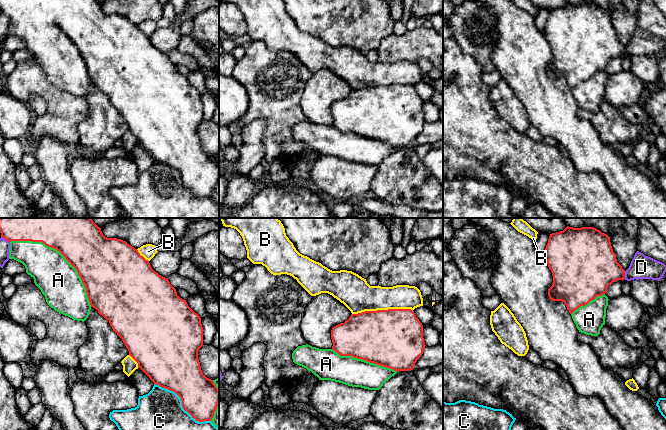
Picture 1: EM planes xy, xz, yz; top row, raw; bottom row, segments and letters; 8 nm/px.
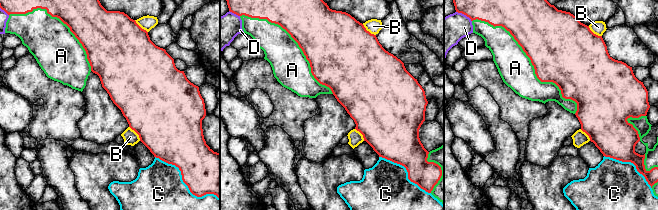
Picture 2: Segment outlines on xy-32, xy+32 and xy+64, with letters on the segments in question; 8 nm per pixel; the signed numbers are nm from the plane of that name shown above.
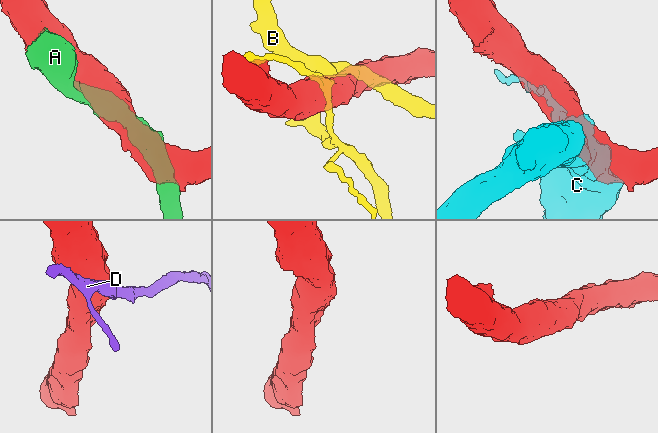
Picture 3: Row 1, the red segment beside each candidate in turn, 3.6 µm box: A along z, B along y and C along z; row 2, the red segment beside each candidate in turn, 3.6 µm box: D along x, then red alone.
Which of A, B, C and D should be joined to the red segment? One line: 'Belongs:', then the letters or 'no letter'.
Belongs: A

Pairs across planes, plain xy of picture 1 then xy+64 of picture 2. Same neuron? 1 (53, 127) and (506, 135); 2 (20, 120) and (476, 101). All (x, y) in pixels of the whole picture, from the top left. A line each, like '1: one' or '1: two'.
1: two
2: two

